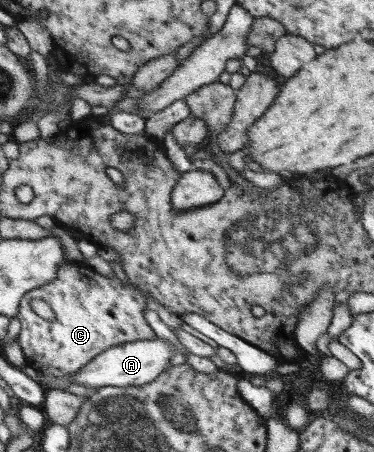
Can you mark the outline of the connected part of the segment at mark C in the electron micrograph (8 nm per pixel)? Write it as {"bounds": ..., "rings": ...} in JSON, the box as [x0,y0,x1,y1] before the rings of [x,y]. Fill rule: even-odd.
{"bounds":[18,263,156,378],"rings":[[[64,263],[57,270],[57,277],[43,287],[36,287],[28,291],[20,299],[18,314],[21,322],[20,334],[18,335],[19,345],[24,351],[24,358],[29,367],[37,372],[49,373],[51,376],[65,378],[73,376],[82,368],[97,357],[102,351],[121,344],[131,343],[139,340],[148,340],[156,337],[152,327],[149,327],[144,316],[144,309],[147,307],[147,300],[139,291],[139,288],[129,286],[117,276],[109,278],[93,270],[87,263]],[[32,299],[43,299],[51,305],[56,313],[56,320],[45,320],[34,315],[31,309]]]}

